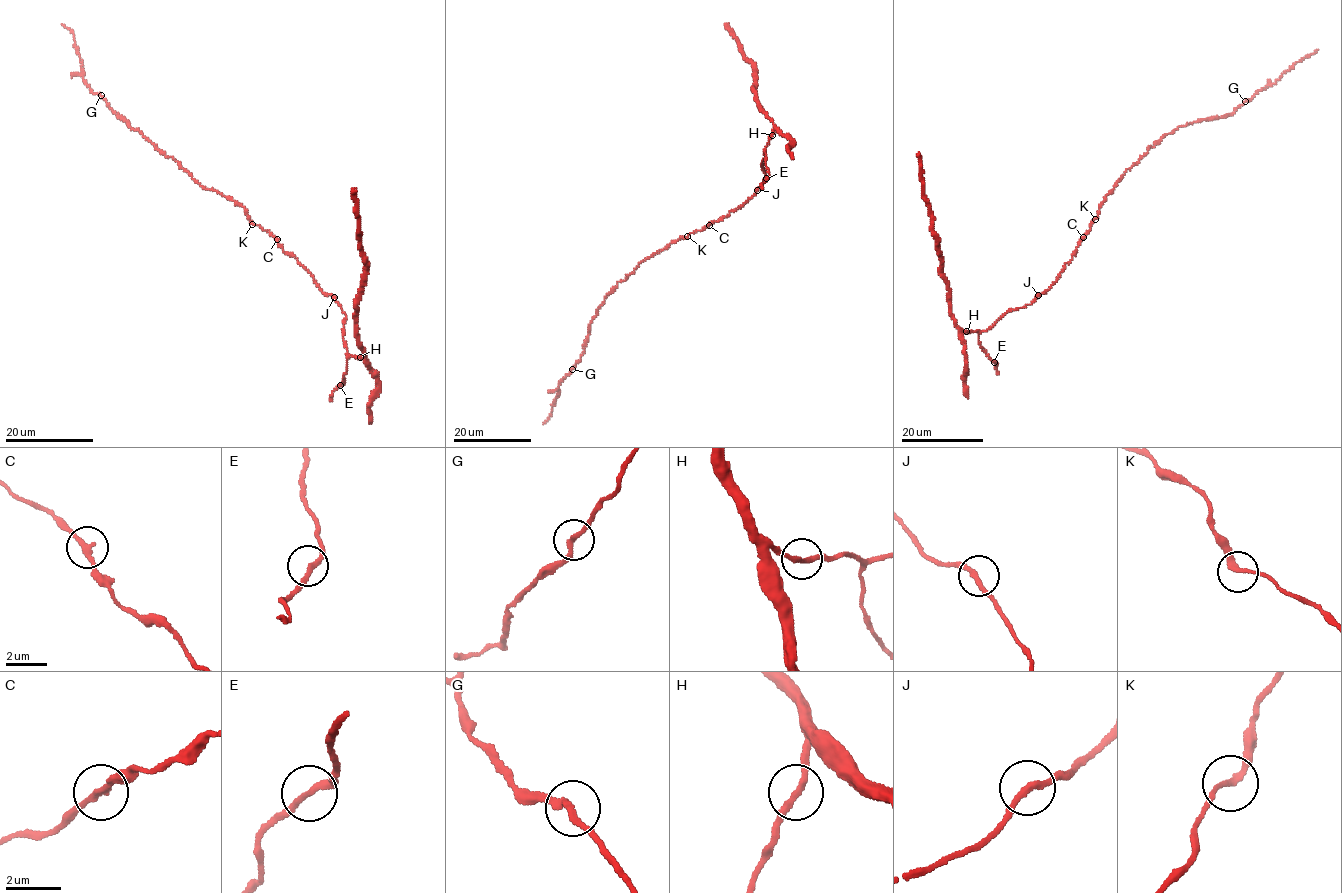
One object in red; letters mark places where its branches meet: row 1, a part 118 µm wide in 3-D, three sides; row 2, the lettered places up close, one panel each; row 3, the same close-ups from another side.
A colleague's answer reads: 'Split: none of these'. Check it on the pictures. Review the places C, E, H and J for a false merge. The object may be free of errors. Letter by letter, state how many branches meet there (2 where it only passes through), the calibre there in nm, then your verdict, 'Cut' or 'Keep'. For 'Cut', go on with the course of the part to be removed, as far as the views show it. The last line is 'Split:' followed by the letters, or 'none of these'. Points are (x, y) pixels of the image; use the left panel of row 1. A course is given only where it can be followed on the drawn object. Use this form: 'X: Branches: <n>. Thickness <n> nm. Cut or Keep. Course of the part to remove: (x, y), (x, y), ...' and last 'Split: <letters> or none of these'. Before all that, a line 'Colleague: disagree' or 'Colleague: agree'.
Colleague: agree
C: Branches: 2. Thickness 240 nm. Keep
E: Branches: 2. Thickness 220 nm. Keep
H: Branches: 2. Thickness 240 nm. Keep
J: Branches: 2. Thickness 240 nm. Keep
Split: none of these

